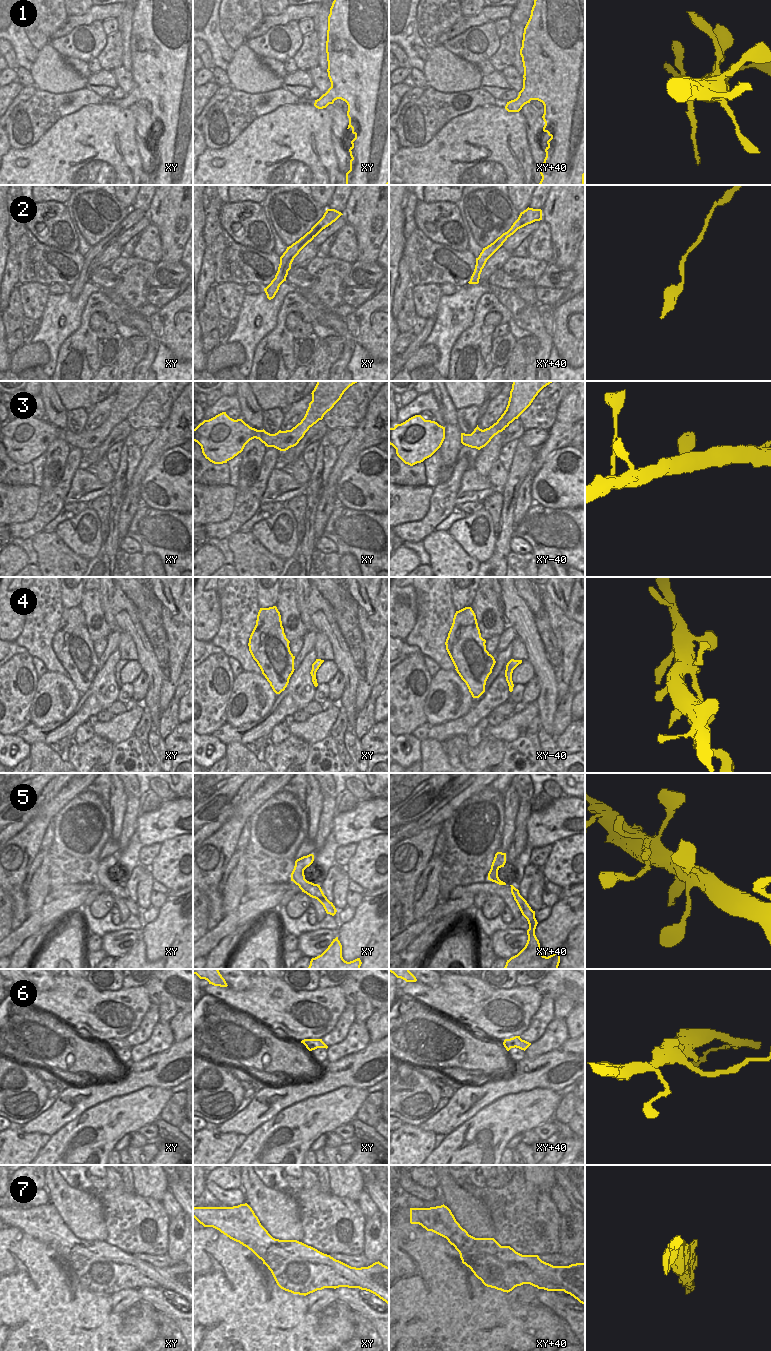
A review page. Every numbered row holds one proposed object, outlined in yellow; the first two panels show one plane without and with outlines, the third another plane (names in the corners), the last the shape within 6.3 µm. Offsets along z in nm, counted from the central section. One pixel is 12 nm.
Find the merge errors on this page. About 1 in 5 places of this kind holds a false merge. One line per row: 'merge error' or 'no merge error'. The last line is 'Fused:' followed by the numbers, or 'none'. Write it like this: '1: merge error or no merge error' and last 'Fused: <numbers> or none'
1: merge error
2: no merge error
3: no merge error
4: no merge error
5: no merge error
6: merge error
7: no merge error
Fused: 1, 6

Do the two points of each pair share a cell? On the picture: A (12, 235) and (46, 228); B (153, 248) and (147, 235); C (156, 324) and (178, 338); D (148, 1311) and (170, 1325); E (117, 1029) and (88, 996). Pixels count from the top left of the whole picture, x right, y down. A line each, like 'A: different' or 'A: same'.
A: different
B: same
C: different
D: same
E: same

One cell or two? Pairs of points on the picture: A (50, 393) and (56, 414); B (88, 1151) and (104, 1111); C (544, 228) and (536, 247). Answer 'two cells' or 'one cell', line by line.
A: one cell
B: one cell
C: one cell

